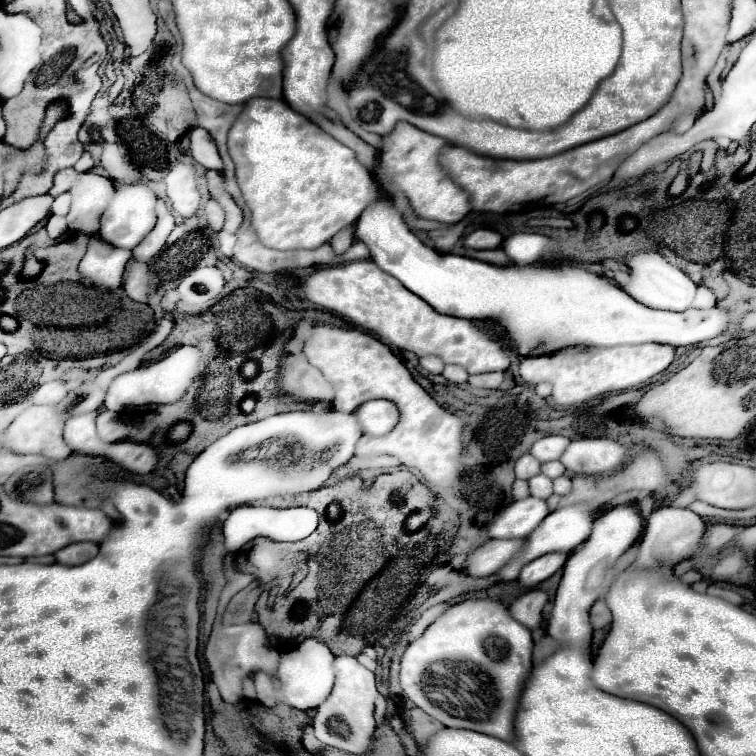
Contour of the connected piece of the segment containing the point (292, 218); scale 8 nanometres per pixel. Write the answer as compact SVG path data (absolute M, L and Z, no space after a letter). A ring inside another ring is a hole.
M248 100L228 132L228 152L236 164L238 186L252 212L252 228L256 230L258 240L268 248L318 248L330 242L342 228L358 222L362 210L382 196L382 180L376 180L376 176L358 162L352 148L326 134L302 114L296 114L284 100Z

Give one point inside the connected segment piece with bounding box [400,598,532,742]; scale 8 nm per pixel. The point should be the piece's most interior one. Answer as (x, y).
(481, 631)

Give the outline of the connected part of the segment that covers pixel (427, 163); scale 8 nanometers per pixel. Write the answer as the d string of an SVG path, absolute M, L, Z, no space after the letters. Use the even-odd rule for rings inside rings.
M398 122L392 134L384 136L384 142L386 142L386 148L380 152L380 158L382 158L380 176L386 182L394 184L394 188L400 190L410 200L414 212L420 218L456 224L470 212L468 194L460 190L438 164L438 154L446 146L444 138L418 130L408 122Z

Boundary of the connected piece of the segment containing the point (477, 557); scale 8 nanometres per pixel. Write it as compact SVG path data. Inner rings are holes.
M486 540L468 554L464 570L474 578L490 576L500 570L500 566L508 564L518 554L522 544L524 540Z

